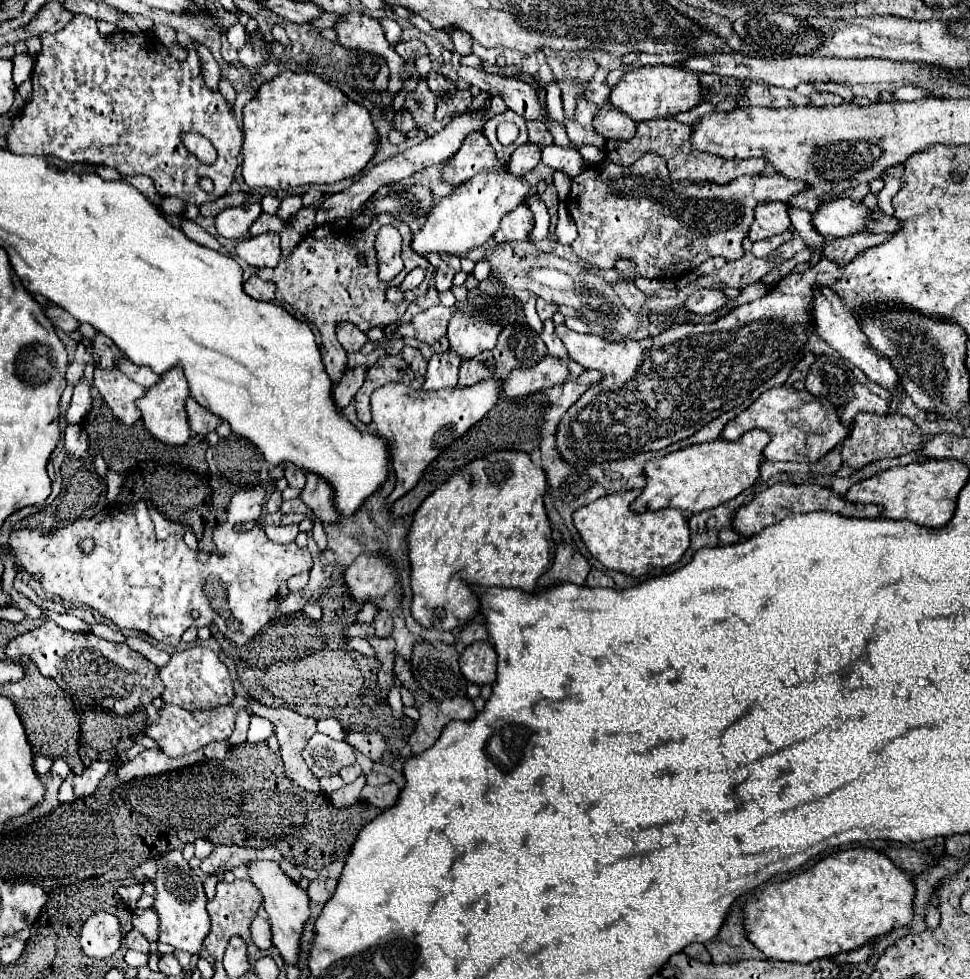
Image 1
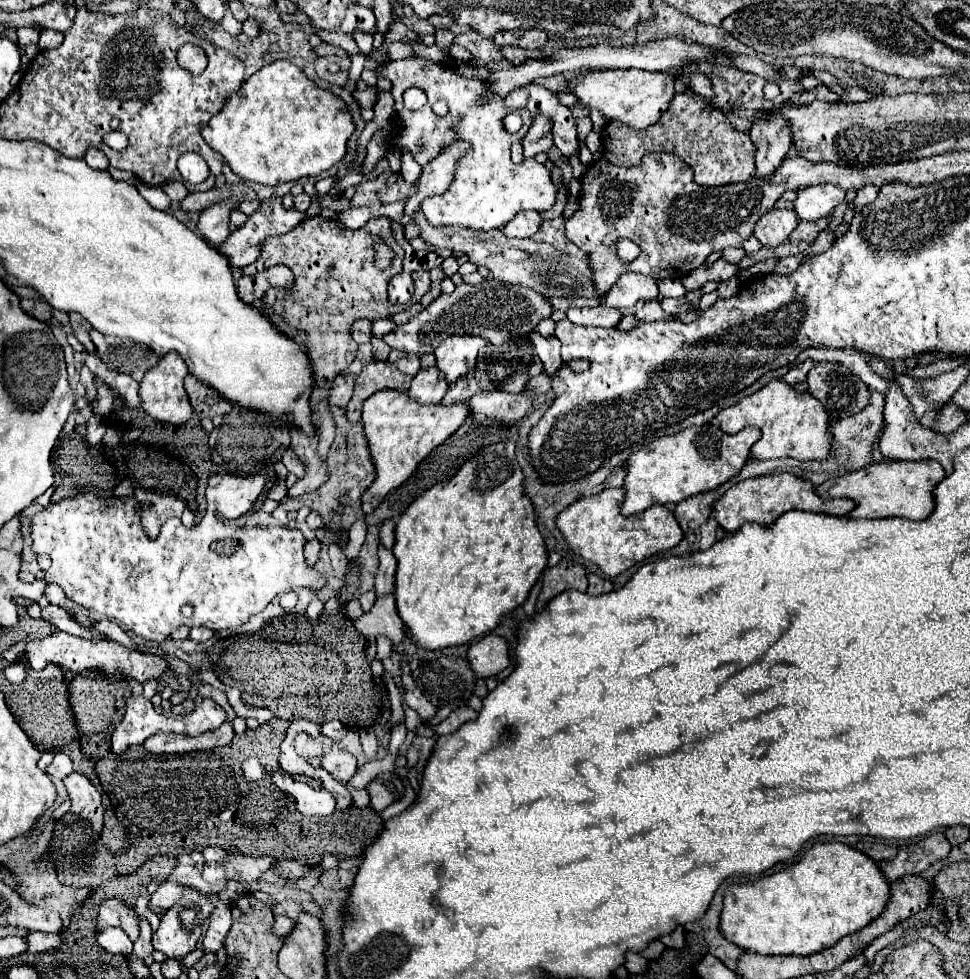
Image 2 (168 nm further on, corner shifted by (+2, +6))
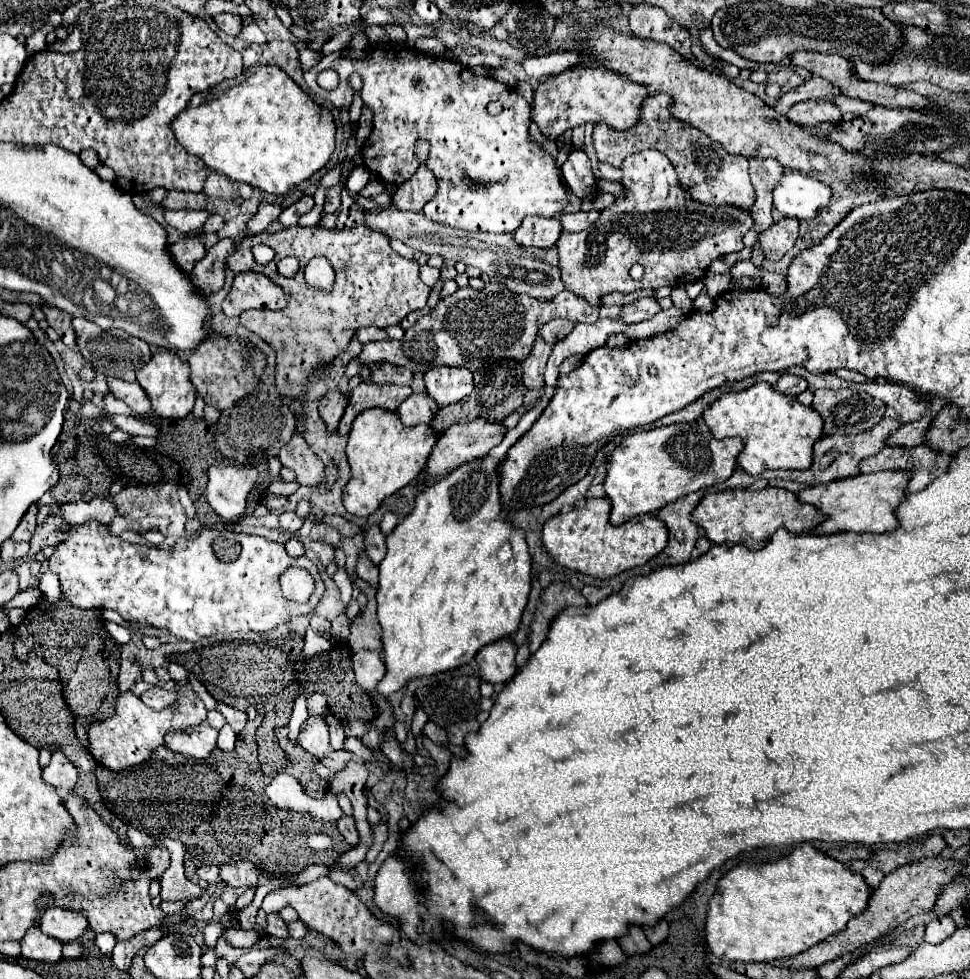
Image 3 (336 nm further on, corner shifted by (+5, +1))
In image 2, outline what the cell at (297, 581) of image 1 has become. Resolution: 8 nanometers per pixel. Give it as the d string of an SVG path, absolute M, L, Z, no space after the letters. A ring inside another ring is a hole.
M309 540L309 542L305 542L305 560L307 560L307 564L309 566L313 566L315 562L317 562L317 558L319 558L319 553L321 550L321 542L319 540Z

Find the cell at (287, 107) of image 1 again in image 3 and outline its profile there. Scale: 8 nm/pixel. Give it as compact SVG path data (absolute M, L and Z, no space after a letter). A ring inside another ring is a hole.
M272 65L250 67L240 77L222 81L208 93L194 95L188 107L172 121L172 129L180 145L188 153L200 157L212 171L274 195L284 195L288 189L304 183L330 161L336 149L336 123L332 111L314 103L292 77Z

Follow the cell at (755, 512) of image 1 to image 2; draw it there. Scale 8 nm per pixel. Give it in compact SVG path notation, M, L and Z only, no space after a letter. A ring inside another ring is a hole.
M769 474L761 478L743 480L735 486L731 486L717 502L715 502L715 520L725 532L737 532L741 524L755 522L761 526L771 526L781 514L789 510L803 510L803 512L817 512L817 514L829 514L829 516L847 516L855 508L855 502L847 498L835 498L825 500L815 494L815 488L809 480L801 480L793 474Z

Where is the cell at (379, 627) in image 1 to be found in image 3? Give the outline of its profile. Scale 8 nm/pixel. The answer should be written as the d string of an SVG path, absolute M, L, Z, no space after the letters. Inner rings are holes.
M374 525L366 531L364 535L364 543L366 543L366 555L370 557L372 565L380 565L380 561L386 555L386 537L382 535L380 527Z

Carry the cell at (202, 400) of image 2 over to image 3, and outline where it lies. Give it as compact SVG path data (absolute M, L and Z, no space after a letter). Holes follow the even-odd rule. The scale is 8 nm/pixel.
M212 335L208 341L204 341L204 345L200 345L200 349L194 349L190 353L188 365L192 369L190 381L196 393L204 399L206 405L212 405L218 411L224 411L256 387L264 369L264 355L256 353L252 355L252 359L248 359L246 347L236 337Z

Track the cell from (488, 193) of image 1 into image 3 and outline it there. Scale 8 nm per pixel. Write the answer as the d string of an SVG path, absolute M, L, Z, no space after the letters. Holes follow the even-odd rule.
M370 45L360 53L352 53L350 47L342 51L334 51L318 65L314 65L310 71L304 73L306 85L320 97L332 101L338 109L350 107L354 89L348 85L348 79L352 73L358 73L362 77L362 89L360 97L364 105L368 105L374 113L372 121L372 133L368 141L362 147L364 165L378 173L380 179L392 185L400 185L408 180L420 167L420 163L414 157L414 141L424 139L430 143L430 157L426 159L426 167L436 175L438 179L438 193L436 197L424 205L424 215L430 221L444 223L448 227L458 227L466 231L490 231L490 233L514 233L522 219L528 215L538 217L554 217L558 215L566 203L568 195L562 183L562 175L558 173L556 159L548 157L538 145L530 143L528 139L528 127L530 127L530 113L532 107L526 103L526 99L514 91L498 83L494 77L486 75L472 75L458 61L448 61L424 53L410 51L400 45ZM324 69L334 69L340 75L340 85L334 91L326 91L318 87L316 75ZM420 79L420 87L414 87L414 81ZM450 99L450 103L446 101ZM490 101L502 101L504 111L500 115L488 113ZM470 181L480 183L480 187L474 187Z

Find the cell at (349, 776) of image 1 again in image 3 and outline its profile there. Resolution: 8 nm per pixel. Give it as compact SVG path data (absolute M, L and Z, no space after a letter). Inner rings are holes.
M310 719L308 721L308 727L304 733L300 733L298 737L298 743L310 751L314 757L318 759L324 759L328 753L332 753L334 749L330 747L330 737L328 737L328 725L324 719Z

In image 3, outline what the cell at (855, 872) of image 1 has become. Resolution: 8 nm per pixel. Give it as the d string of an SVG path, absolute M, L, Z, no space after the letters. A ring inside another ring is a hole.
M802 845L792 851L788 857L774 863L756 865L744 861L730 869L720 881L718 891L710 899L708 917L706 917L706 943L712 953L726 961L770 963L774 959L794 957L810 947L822 943L824 939L840 933L852 917L858 917L868 907L872 889L862 875L850 871L848 865L828 857L812 845Z

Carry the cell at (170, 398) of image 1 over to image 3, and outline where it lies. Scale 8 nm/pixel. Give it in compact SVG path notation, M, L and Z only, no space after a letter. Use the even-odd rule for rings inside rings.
M168 349L156 351L152 355L152 361L136 373L136 381L146 391L152 403L152 411L162 419L184 419L188 413L192 413L196 391L192 389L192 383L188 381L188 377L190 377L188 363L182 361L178 353L168 351Z

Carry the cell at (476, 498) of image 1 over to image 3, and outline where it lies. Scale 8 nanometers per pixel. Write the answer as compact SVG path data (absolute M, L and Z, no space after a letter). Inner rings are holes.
M672 307L642 323L624 323L616 317L604 317L594 323L574 323L572 333L552 349L552 357L544 371L546 393L538 405L526 411L520 423L510 429L504 441L486 457L460 465L444 479L418 493L412 513L386 537L388 553L378 567L380 589L376 599L378 621L384 631L386 665L386 675L376 687L378 695L392 695L412 677L428 677L428 673L460 667L484 645L508 637L518 629L520 615L528 603L532 559L524 531L512 525L502 509L498 467L506 459L508 449L534 425L548 405L558 381L558 367L566 357L576 353L586 355L618 333L632 341L654 337L656 333L674 329L684 315L684 309Z

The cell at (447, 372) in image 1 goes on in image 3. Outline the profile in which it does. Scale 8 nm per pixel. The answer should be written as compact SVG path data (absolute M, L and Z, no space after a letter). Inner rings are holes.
M424 391L424 393L412 393L402 405L398 407L400 419L404 425L420 425L420 423L430 423L438 411L436 401Z

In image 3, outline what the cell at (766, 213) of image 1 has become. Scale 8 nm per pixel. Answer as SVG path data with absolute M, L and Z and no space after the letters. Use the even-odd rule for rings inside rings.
M780 219L764 233L758 235L758 245L766 259L778 261L786 251L794 247L798 237L798 221L796 219Z

